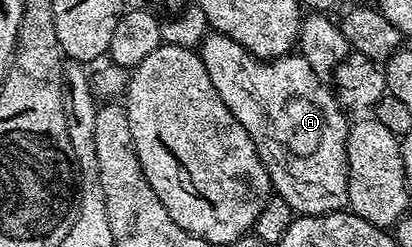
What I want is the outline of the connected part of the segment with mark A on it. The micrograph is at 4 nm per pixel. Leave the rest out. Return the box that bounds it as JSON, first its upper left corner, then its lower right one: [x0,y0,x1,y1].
[199,32,351,216]

